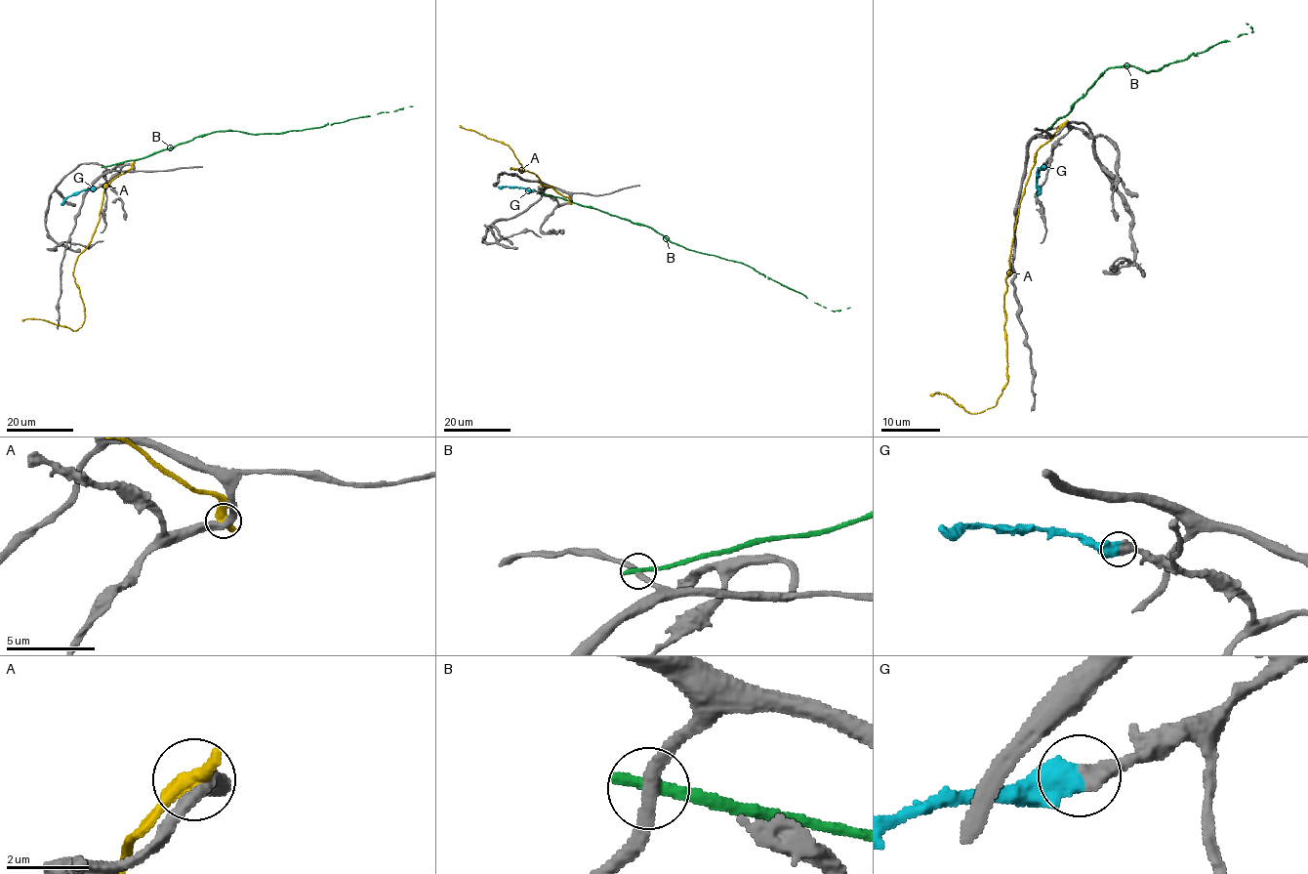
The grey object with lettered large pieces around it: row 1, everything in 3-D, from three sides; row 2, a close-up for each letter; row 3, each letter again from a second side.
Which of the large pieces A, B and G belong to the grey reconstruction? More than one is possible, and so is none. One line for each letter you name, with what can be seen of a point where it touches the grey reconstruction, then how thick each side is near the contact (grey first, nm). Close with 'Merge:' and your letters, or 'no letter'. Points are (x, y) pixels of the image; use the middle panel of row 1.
G: contact (532, 190); calibres 500 and 650 nm
Merge: G

